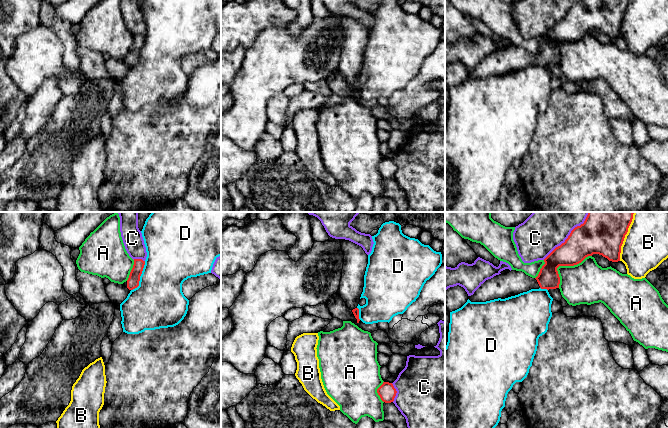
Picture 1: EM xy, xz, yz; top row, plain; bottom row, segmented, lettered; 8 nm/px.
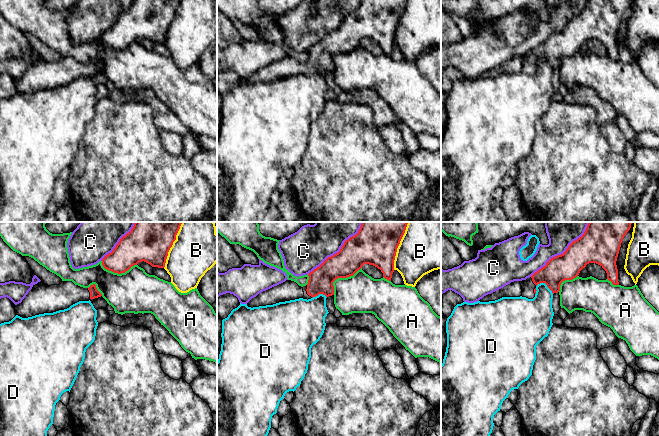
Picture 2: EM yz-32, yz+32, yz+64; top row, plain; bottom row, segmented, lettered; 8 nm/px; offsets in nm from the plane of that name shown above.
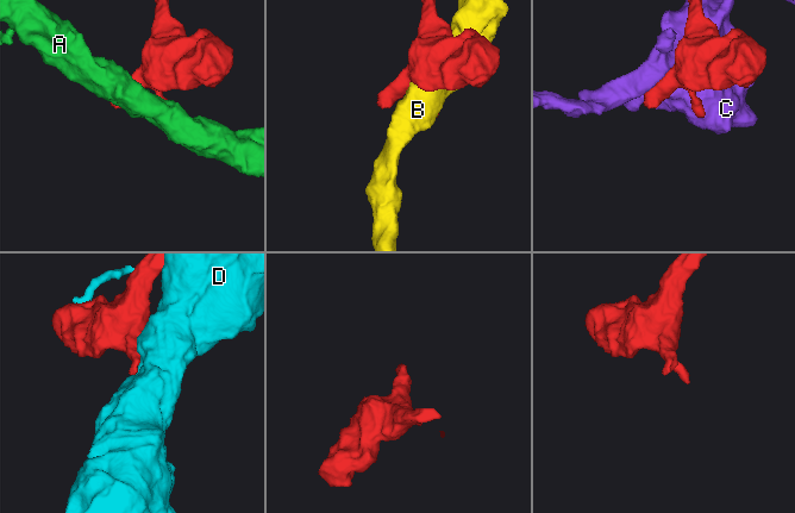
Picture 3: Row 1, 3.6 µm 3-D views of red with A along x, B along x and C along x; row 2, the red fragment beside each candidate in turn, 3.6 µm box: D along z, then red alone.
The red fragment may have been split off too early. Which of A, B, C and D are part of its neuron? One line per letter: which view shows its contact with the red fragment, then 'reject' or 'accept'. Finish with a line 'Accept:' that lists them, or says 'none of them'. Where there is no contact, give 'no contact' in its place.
A: meets red in yz; reject
B: meets red in yz; reject
C: meets red in yz; reject
D: meets red in xy; reject
Accept: none of them

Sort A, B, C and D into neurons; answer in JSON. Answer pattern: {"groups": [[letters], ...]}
{"groups": [["A"], ["B"], ["C"], ["D"]]}

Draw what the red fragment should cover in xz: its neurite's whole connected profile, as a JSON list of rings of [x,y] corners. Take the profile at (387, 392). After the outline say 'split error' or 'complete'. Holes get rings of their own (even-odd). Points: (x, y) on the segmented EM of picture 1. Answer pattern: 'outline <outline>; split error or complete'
outline [[[383,382],[383,384],[377,389],[377,393],[383,402],[391,403],[394,401],[397,391],[392,383]]]; complete

